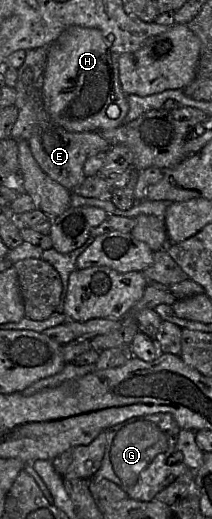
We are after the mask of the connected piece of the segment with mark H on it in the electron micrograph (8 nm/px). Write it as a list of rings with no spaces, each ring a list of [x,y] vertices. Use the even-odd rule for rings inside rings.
[[[70,26],[48,46],[40,92],[44,108],[55,123],[72,132],[113,129],[123,124],[129,103],[120,85],[117,56],[111,52],[102,32],[97,28]],[[110,104],[119,107],[118,117],[108,117],[106,110]]]

